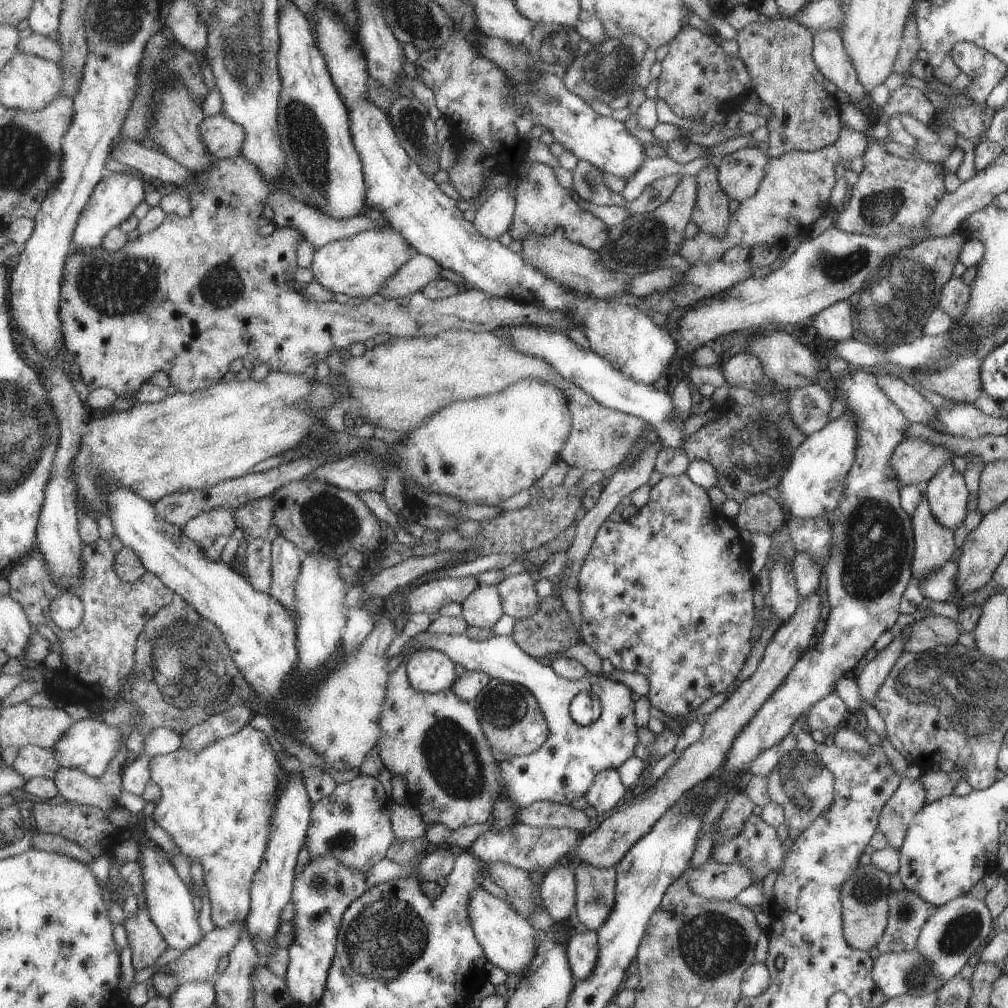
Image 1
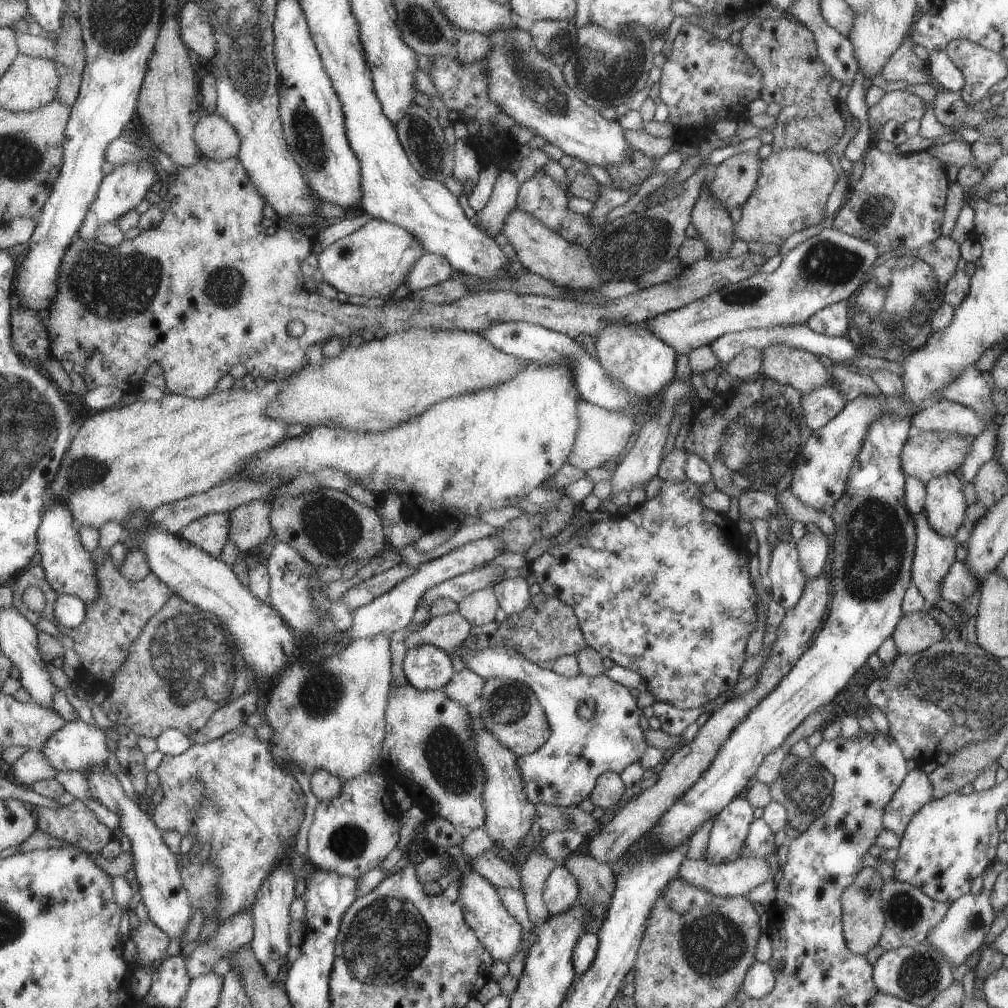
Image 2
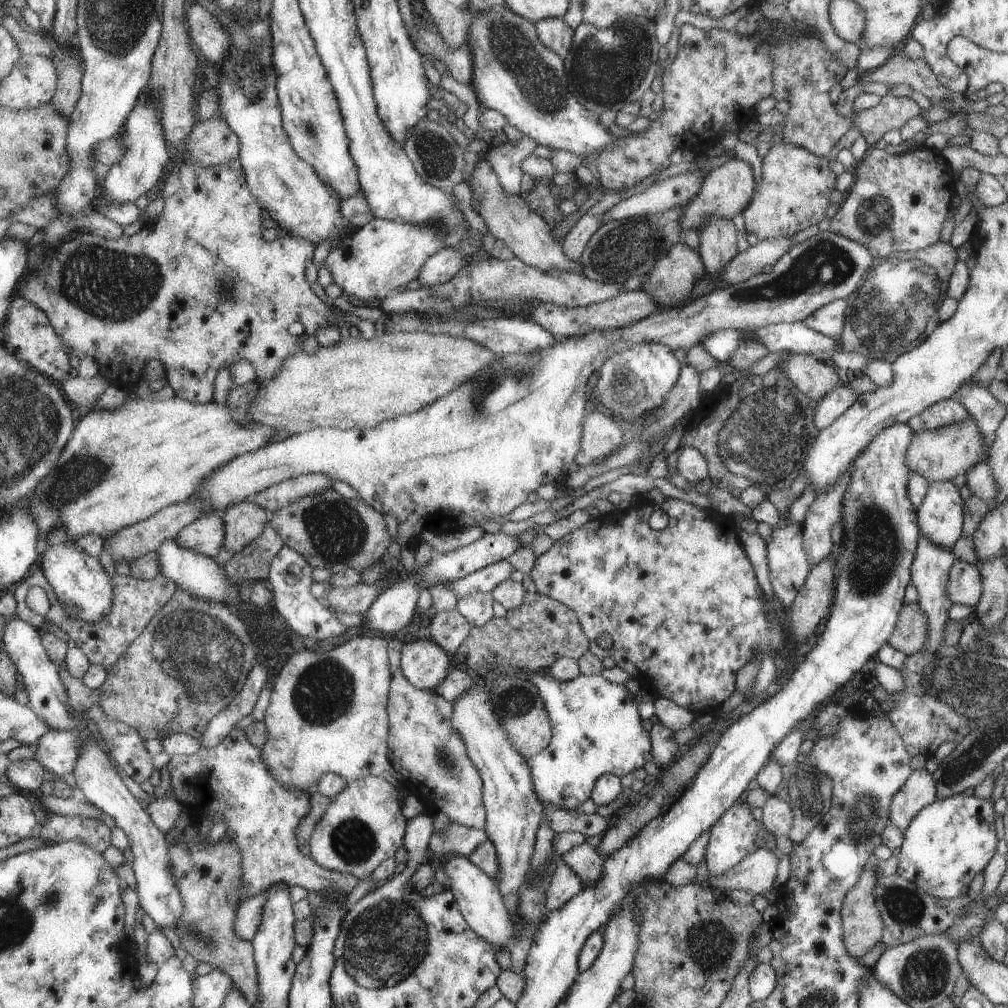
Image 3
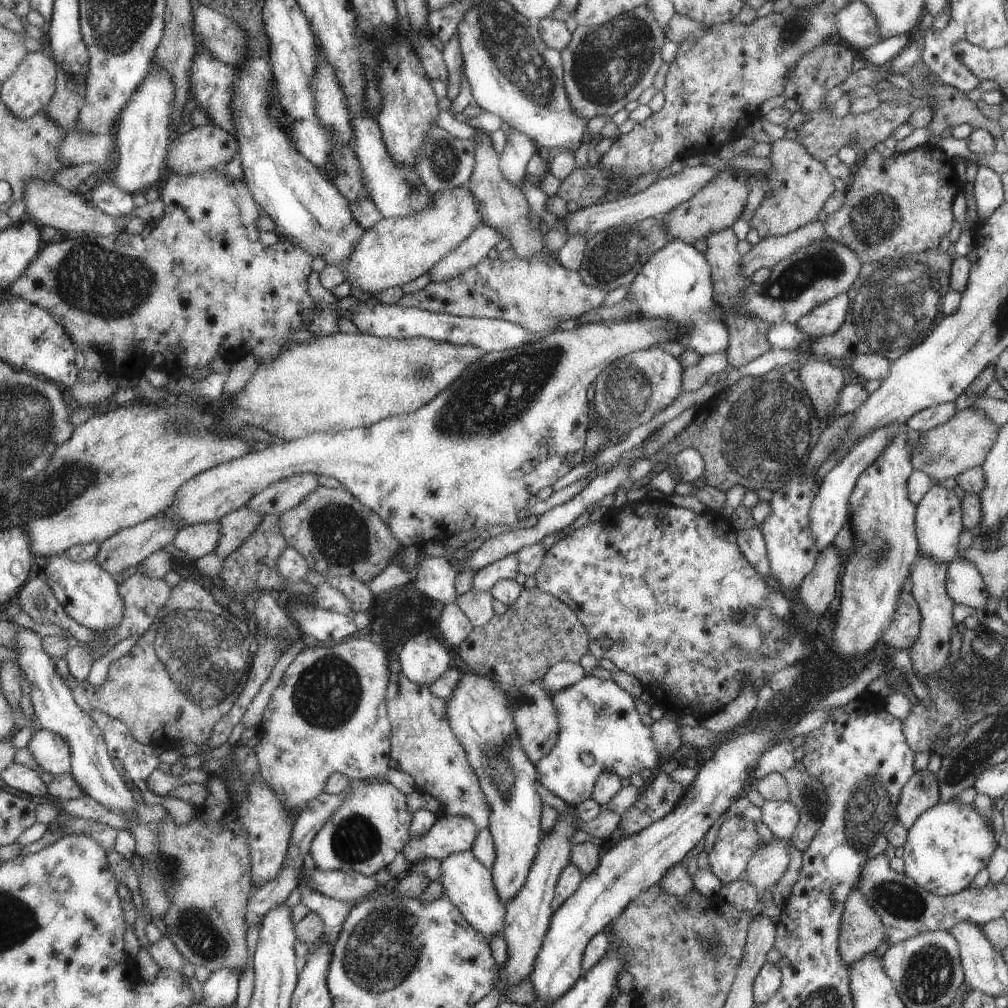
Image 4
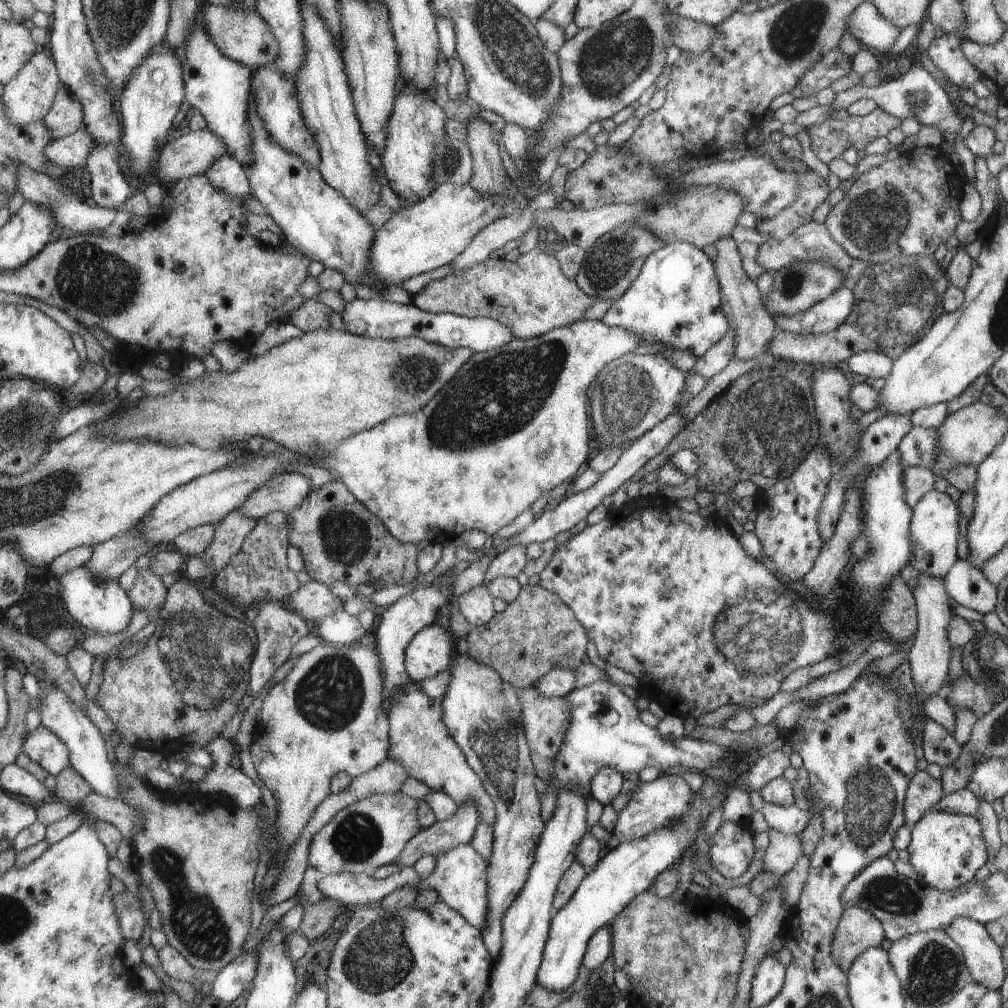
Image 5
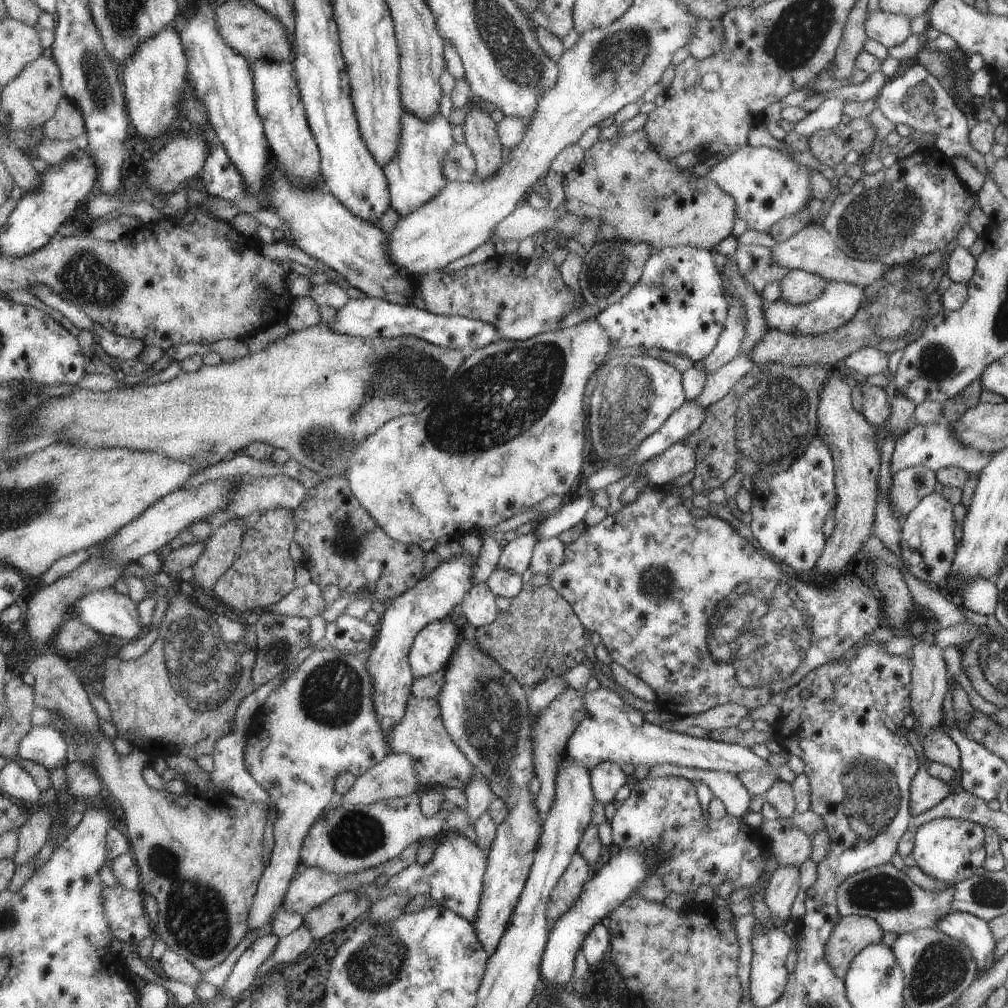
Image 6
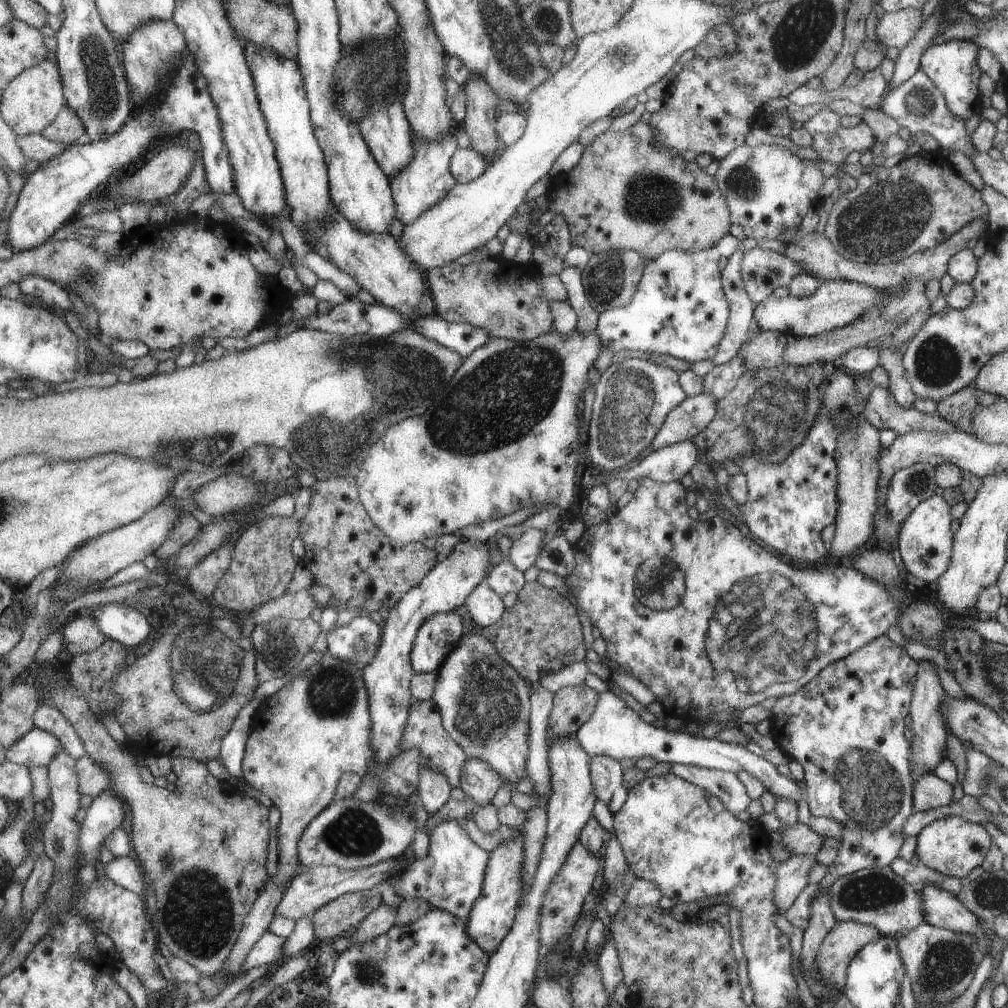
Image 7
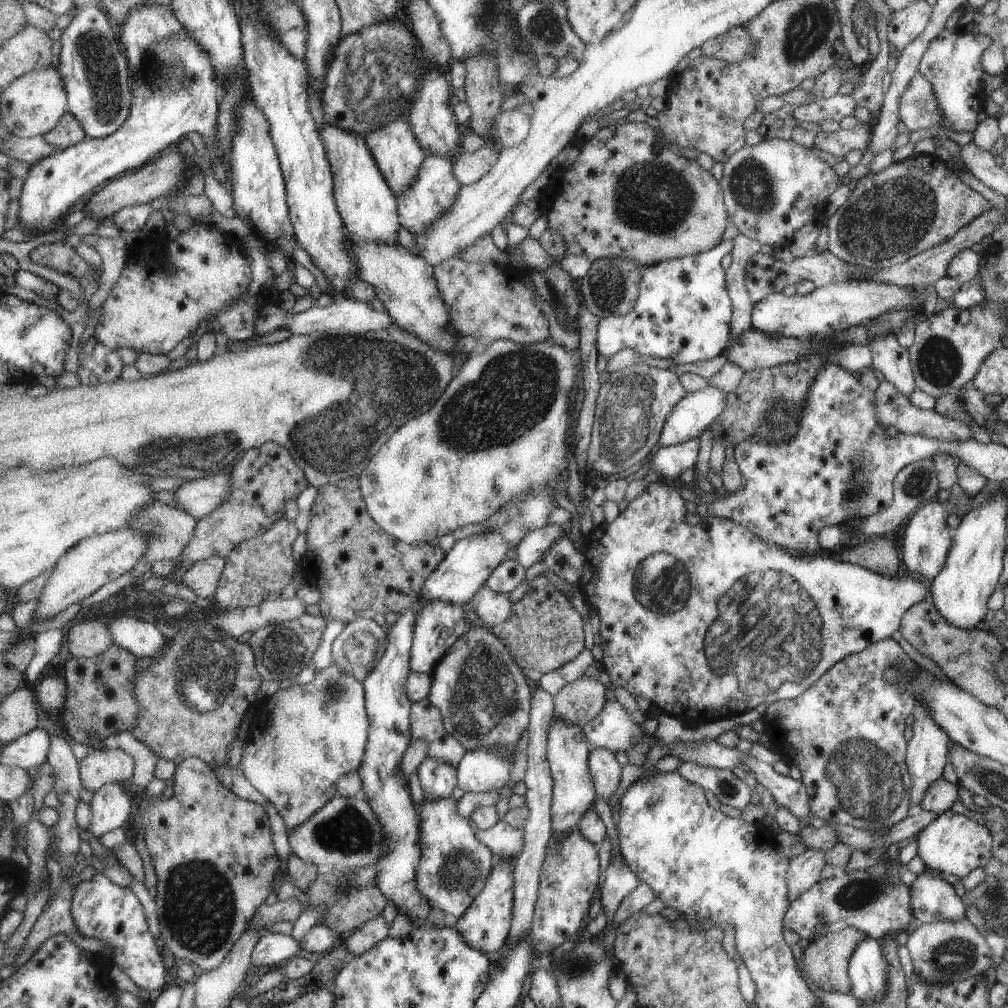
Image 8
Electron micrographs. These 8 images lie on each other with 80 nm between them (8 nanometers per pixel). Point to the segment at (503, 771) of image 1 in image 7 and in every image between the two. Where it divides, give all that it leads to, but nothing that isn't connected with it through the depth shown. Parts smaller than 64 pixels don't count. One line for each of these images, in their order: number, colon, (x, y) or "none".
2: (564, 771)
3: (597, 730)
4: (600, 730)
5: (605, 730)
6: (612, 731)
7: (614, 730)

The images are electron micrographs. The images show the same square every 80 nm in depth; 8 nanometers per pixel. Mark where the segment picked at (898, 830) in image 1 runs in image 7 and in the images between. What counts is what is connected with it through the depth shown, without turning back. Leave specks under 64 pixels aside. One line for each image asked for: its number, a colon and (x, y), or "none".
2: (917, 790)
3: (920, 790)
4: (922, 792)
5: (924, 791)
6: (927, 791)
7: (930, 792)

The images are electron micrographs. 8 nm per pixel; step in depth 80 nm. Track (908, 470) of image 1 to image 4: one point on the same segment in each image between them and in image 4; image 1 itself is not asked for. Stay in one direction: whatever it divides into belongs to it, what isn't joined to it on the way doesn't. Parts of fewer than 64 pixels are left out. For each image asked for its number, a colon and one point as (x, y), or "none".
2: (927, 455)
3: (940, 454)
4: (964, 441)

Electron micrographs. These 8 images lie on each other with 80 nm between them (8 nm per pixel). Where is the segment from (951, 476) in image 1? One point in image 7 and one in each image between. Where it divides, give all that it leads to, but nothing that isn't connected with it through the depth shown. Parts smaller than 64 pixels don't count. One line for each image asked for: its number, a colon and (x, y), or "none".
2: (945, 505)
3: (940, 516)
4: (939, 516)
5: (934, 532)
6: (928, 546)
7: (925, 541)

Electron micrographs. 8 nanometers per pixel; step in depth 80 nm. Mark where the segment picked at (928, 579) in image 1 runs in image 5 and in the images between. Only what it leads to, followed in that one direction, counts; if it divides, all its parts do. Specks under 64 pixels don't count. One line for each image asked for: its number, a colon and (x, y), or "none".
2: (960, 583)
3: (965, 584)
4: (966, 585)
5: (968, 586)

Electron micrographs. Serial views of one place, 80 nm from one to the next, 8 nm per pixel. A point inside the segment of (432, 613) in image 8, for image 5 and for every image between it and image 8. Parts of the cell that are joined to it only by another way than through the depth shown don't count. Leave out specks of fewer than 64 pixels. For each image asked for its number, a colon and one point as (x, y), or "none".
5: (429, 654)
6: (433, 647)
7: (438, 636)

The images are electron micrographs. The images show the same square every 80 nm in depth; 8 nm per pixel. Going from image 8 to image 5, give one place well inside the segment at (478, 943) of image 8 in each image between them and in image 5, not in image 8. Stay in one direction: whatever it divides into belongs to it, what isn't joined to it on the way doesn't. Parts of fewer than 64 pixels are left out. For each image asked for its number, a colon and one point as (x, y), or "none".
5: (481, 710)
6: (484, 708)
7: (491, 919)

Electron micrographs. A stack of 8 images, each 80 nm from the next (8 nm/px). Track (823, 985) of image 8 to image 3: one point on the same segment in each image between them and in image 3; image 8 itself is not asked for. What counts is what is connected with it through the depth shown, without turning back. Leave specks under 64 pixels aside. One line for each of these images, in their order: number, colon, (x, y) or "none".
3: (863, 927)
4: (861, 931)
5: (858, 930)
6: (853, 933)
7: (846, 939)

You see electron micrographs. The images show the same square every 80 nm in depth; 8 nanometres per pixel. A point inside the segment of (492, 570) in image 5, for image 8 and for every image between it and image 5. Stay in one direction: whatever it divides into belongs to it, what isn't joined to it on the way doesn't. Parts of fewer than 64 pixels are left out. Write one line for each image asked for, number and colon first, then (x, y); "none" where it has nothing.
6: (516, 556)
7: (524, 551)
8: (532, 549)

